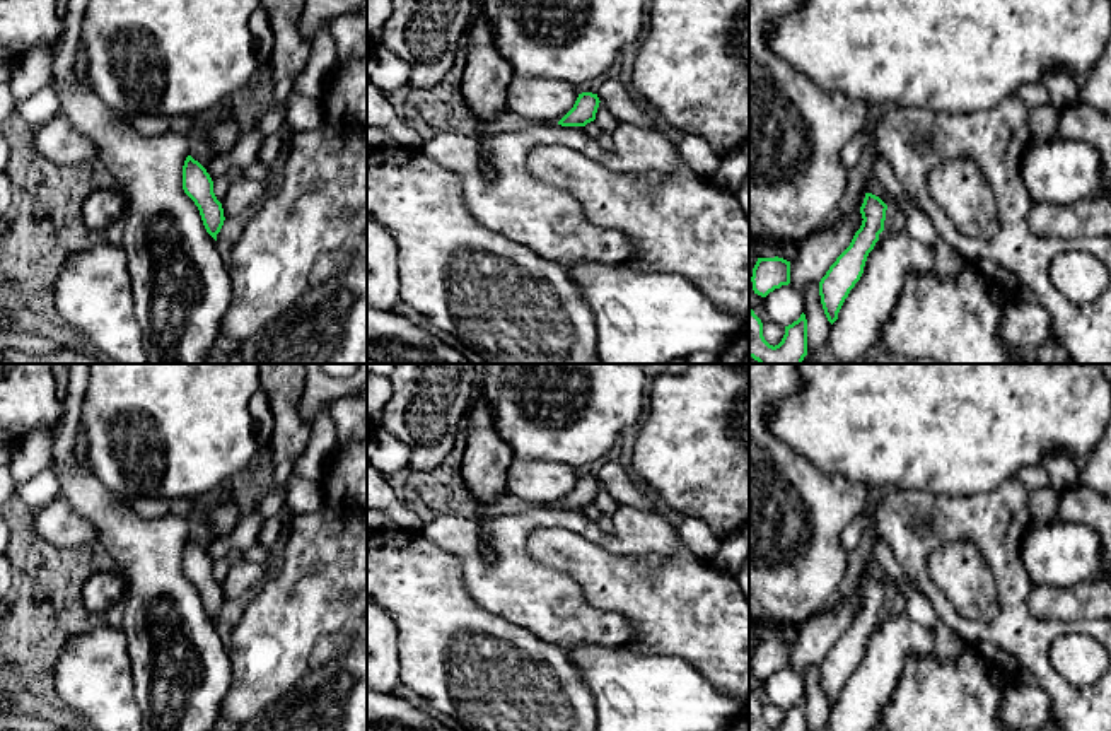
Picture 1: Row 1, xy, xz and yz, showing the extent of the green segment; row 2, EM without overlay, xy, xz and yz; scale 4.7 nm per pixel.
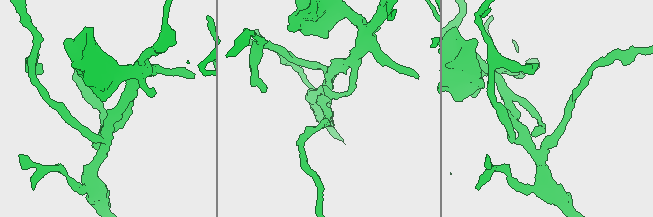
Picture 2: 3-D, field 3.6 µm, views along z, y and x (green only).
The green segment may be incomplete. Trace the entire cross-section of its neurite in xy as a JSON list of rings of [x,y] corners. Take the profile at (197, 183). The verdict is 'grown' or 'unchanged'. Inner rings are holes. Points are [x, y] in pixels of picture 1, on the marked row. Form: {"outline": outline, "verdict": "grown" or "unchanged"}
{"outline": [[[191,155],[183,166],[183,190],[200,210],[206,232],[217,241],[217,234],[224,225],[224,208],[213,193],[213,181],[206,169]]], "verdict": "unchanged"}

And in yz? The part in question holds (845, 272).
{"outline": [[[865,193],[860,207],[864,219],[860,229],[819,282],[821,304],[831,325],[838,319],[850,290],[860,280],[867,256],[884,231],[886,210],[887,205],[879,196]]], "verdict": "unchanged"}

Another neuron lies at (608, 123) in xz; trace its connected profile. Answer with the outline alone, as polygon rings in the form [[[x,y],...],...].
[[[599,102],[597,113],[596,113],[596,123],[601,126],[602,132],[614,133],[619,121],[608,111],[604,102]]]

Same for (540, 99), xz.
[[[514,77],[507,89],[507,109],[531,123],[558,123],[577,97],[579,87],[567,80]]]

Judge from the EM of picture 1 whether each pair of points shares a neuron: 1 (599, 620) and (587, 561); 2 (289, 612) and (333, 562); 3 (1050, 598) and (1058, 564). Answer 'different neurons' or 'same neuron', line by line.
1: different neurons
2: same neuron
3: different neurons

